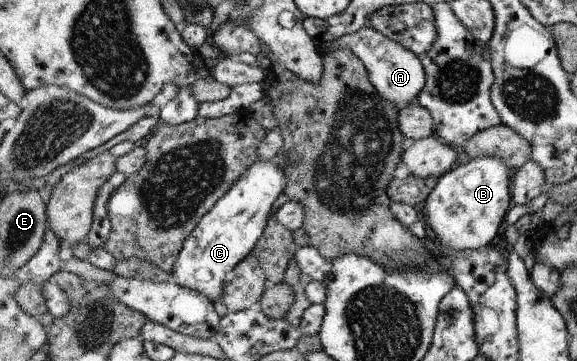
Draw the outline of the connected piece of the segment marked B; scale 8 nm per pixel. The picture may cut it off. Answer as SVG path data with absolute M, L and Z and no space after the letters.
M480 156L439 178L421 204L426 224L436 238L450 250L478 250L490 245L512 202L510 176L513 172L498 156Z

